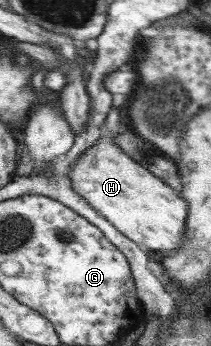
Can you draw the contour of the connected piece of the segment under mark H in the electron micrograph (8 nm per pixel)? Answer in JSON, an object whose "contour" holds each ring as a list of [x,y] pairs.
{"contour":[[[118,99],[108,110],[104,120],[106,136],[98,139],[70,166],[68,179],[71,189],[79,194],[98,214],[101,214],[116,230],[145,250],[162,254],[176,252],[184,246],[186,230],[186,199],[174,196],[172,187],[158,176],[154,176],[146,167],[139,164],[120,150],[112,138],[118,134],[118,108],[122,106]]]}

